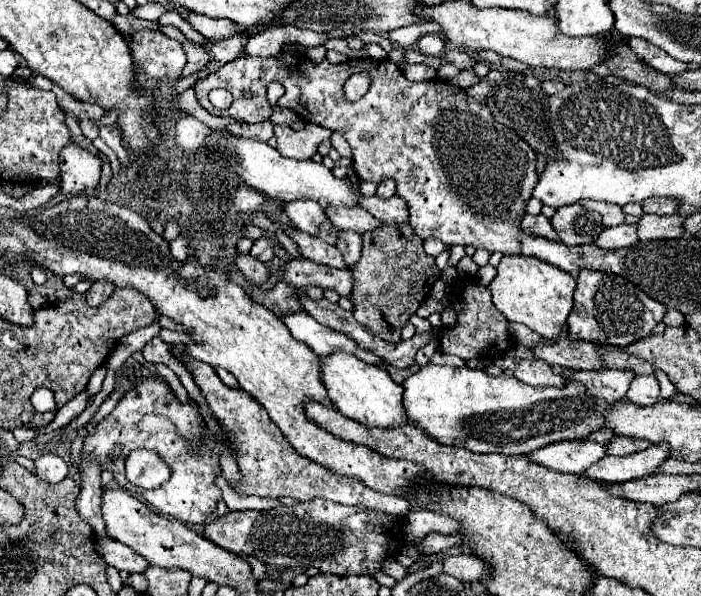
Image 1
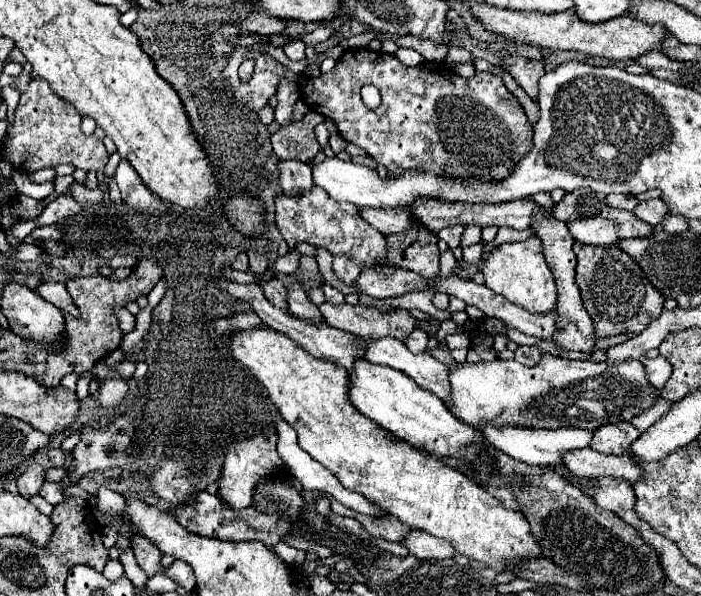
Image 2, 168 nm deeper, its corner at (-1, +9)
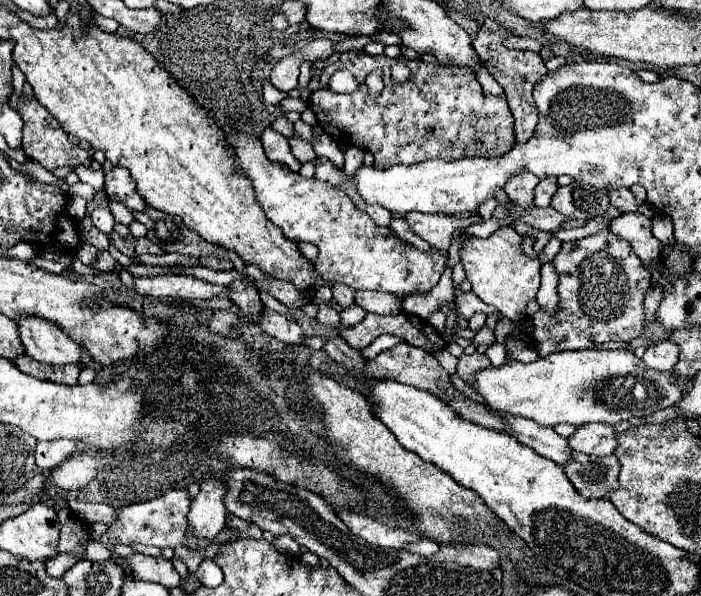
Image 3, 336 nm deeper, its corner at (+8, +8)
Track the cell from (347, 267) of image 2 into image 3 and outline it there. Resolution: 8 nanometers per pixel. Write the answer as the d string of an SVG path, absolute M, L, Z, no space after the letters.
M332 284L332 292L334 292L334 300L336 304L340 304L342 308L350 308L354 304L354 290L344 286L344 284Z

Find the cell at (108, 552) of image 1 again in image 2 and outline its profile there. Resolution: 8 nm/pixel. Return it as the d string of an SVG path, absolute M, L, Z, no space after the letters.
M133 535L133 545L131 545L131 549L133 549L133 553L135 553L135 559L137 559L137 563L141 565L141 569L145 569L145 573L149 575L149 577L153 577L153 575L157 575L159 573L159 559L161 559L161 553L159 553L159 549L153 545L153 543L149 543L145 537L141 537L141 535Z

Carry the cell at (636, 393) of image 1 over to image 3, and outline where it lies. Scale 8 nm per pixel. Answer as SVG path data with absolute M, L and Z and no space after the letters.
M668 340L668 342L658 342L656 346L648 346L642 360L646 362L646 366L654 370L672 370L678 362L678 354L680 348L672 340Z

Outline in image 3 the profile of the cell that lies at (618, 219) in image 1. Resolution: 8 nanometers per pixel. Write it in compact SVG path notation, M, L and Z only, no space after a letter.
M640 212L622 214L622 216L618 216L618 218L612 220L610 230L618 238L624 238L624 240L628 240L632 244L634 252L642 258L644 266L652 268L652 266L660 264L662 244L658 240L654 240L648 216L644 216Z

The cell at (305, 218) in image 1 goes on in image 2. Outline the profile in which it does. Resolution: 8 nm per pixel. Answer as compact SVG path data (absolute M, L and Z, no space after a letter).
M279 161L277 163L279 173L281 173L281 189L287 197L299 197L301 193L307 193L313 189L313 179L311 179L311 167L303 161Z

